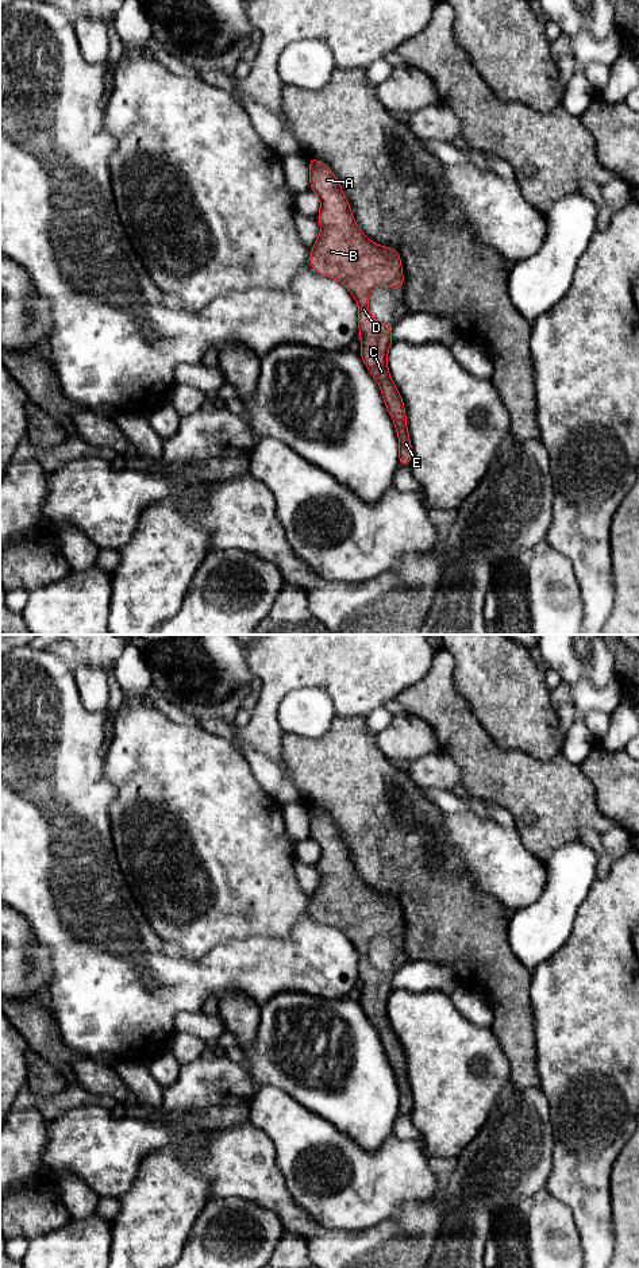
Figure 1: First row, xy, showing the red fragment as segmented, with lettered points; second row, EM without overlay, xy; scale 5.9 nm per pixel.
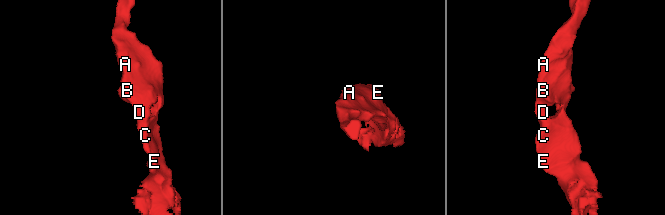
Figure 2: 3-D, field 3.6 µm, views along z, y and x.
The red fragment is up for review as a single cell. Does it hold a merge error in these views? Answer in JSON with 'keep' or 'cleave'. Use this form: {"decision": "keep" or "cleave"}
{"decision": "keep"}

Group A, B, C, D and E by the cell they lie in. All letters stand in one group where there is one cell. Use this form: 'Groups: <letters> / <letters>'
Groups: A B C D E

